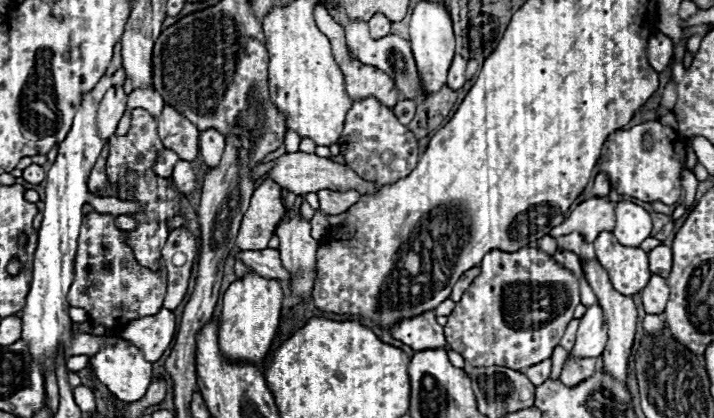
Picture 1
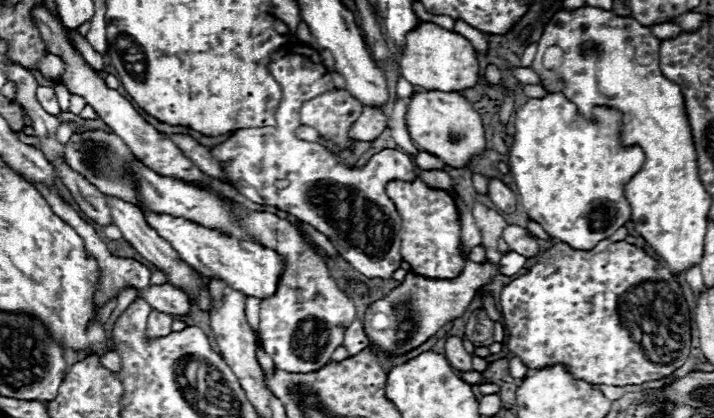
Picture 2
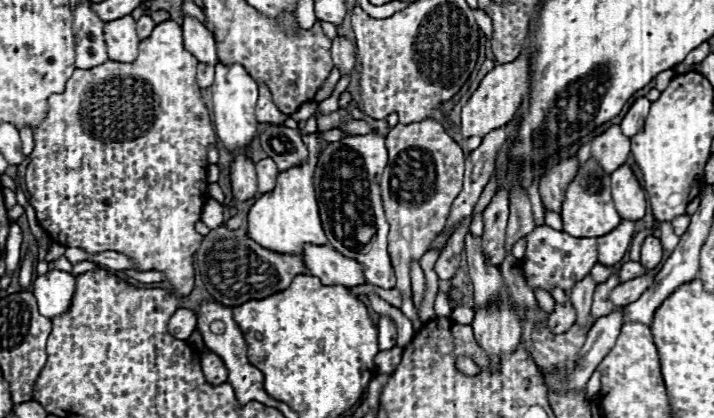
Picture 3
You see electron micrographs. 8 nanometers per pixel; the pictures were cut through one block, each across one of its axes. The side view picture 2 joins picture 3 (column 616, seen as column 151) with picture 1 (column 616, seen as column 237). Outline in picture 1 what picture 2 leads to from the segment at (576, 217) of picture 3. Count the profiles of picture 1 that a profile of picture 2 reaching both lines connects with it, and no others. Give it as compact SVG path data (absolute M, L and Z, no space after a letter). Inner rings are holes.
M600 232L594 240L596 258L606 268L612 286L624 296L638 294L650 280L648 256L640 248L618 244L612 232Z

